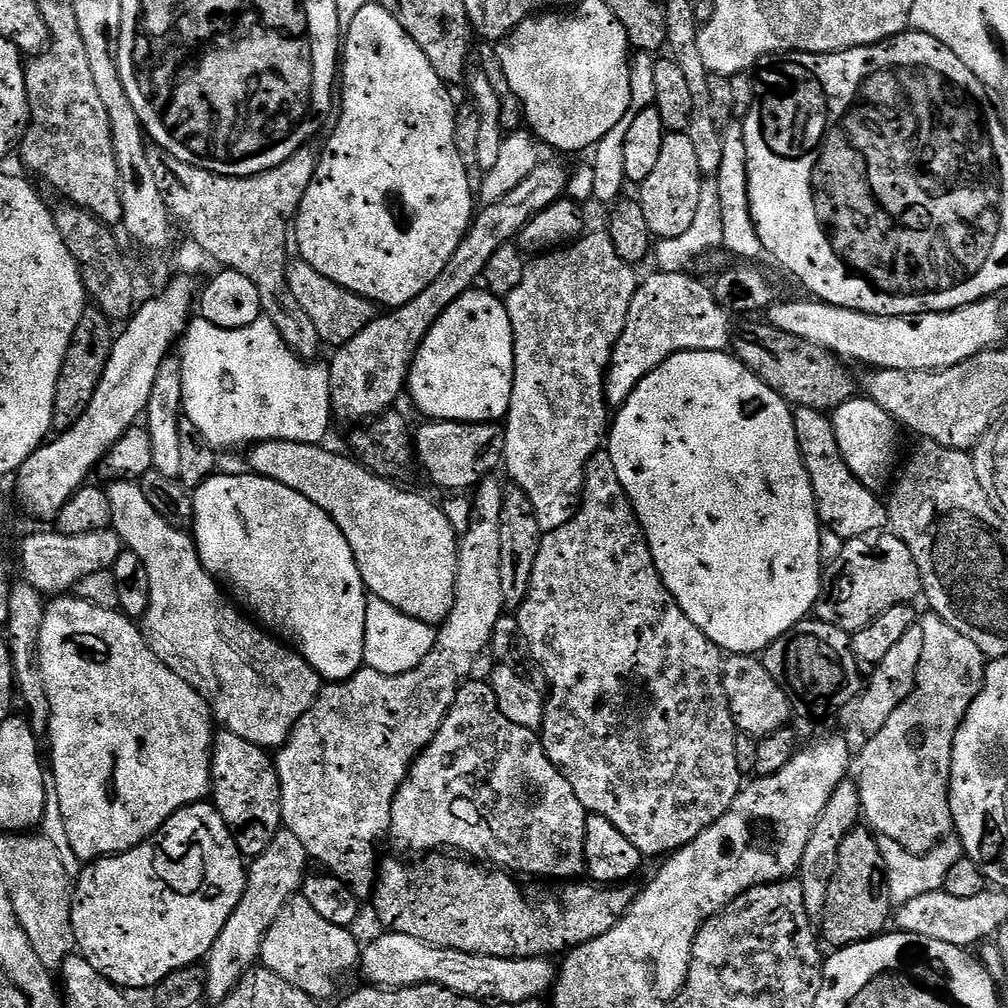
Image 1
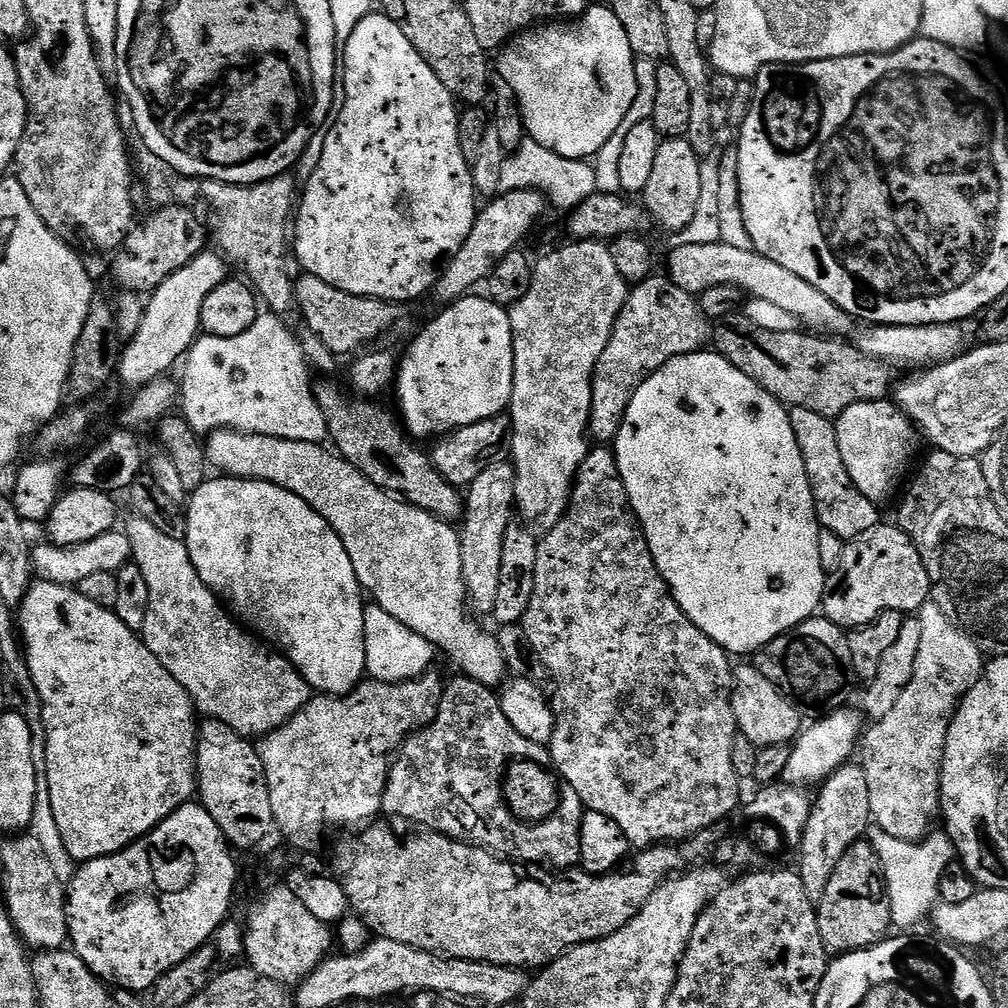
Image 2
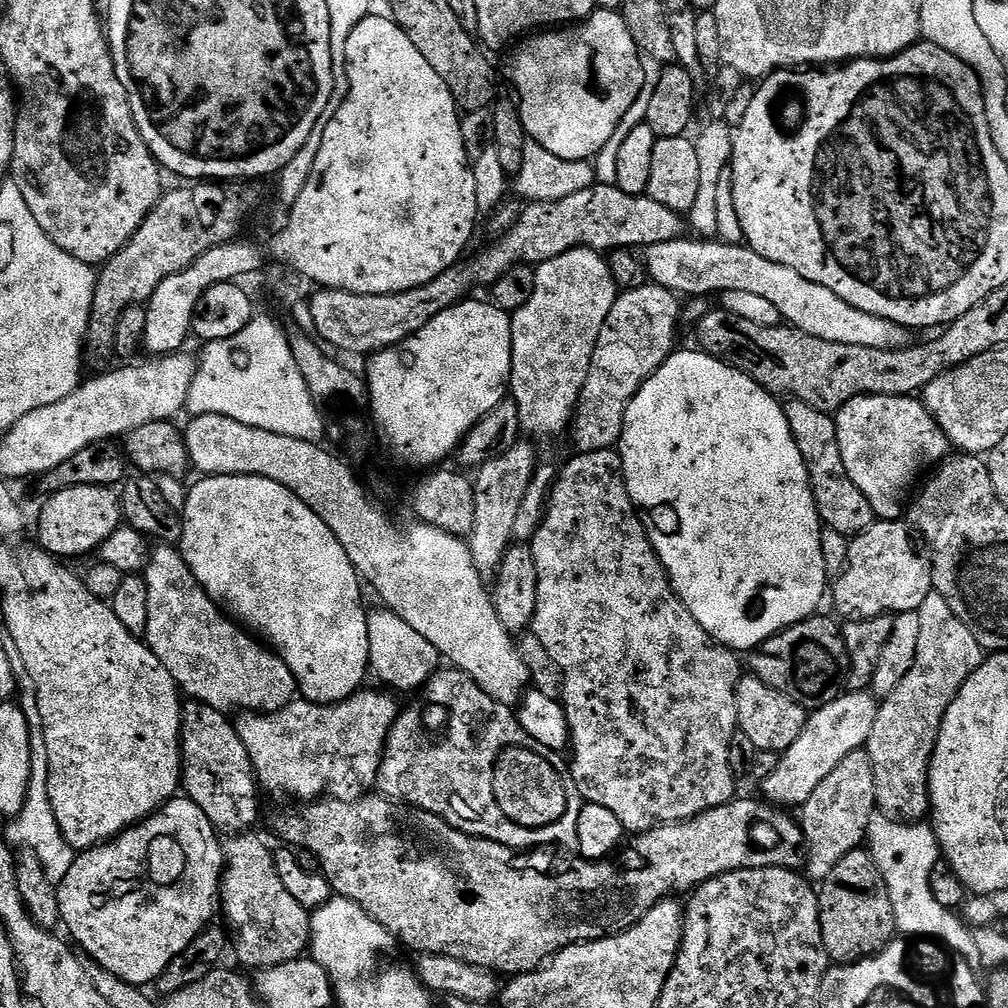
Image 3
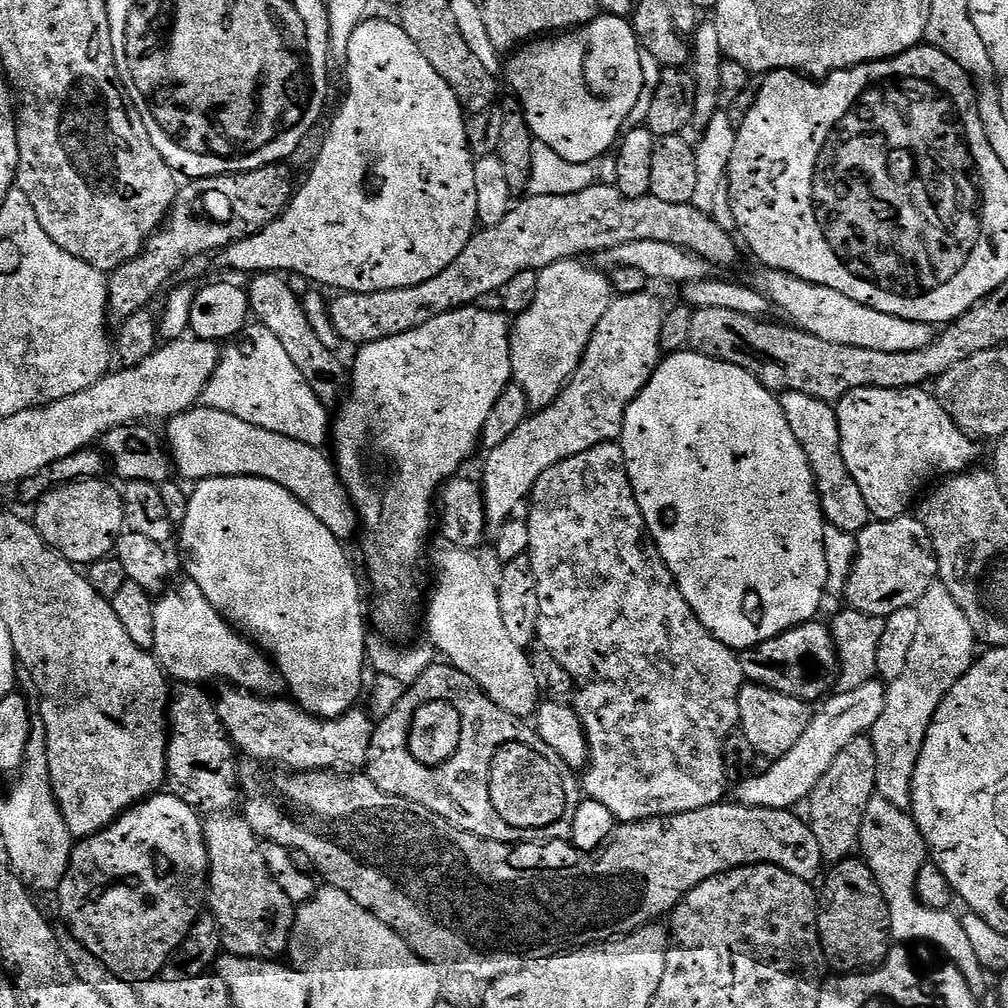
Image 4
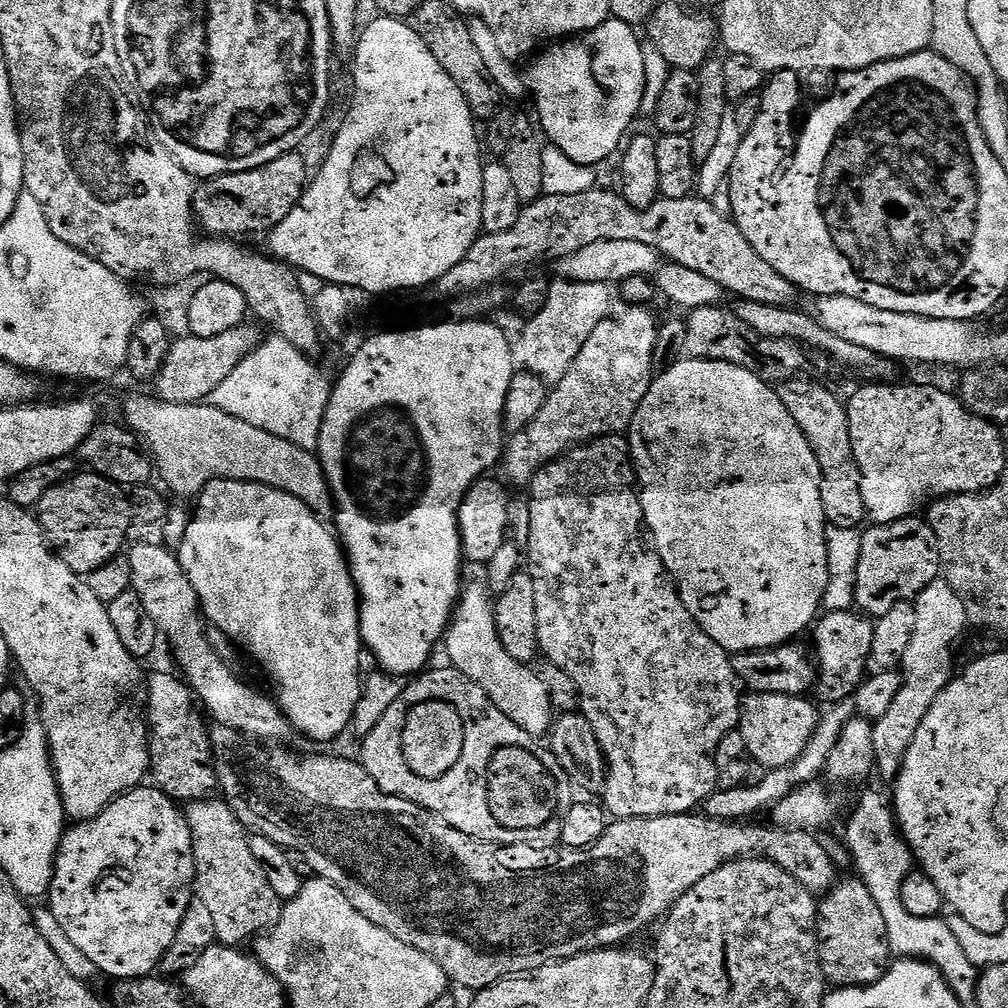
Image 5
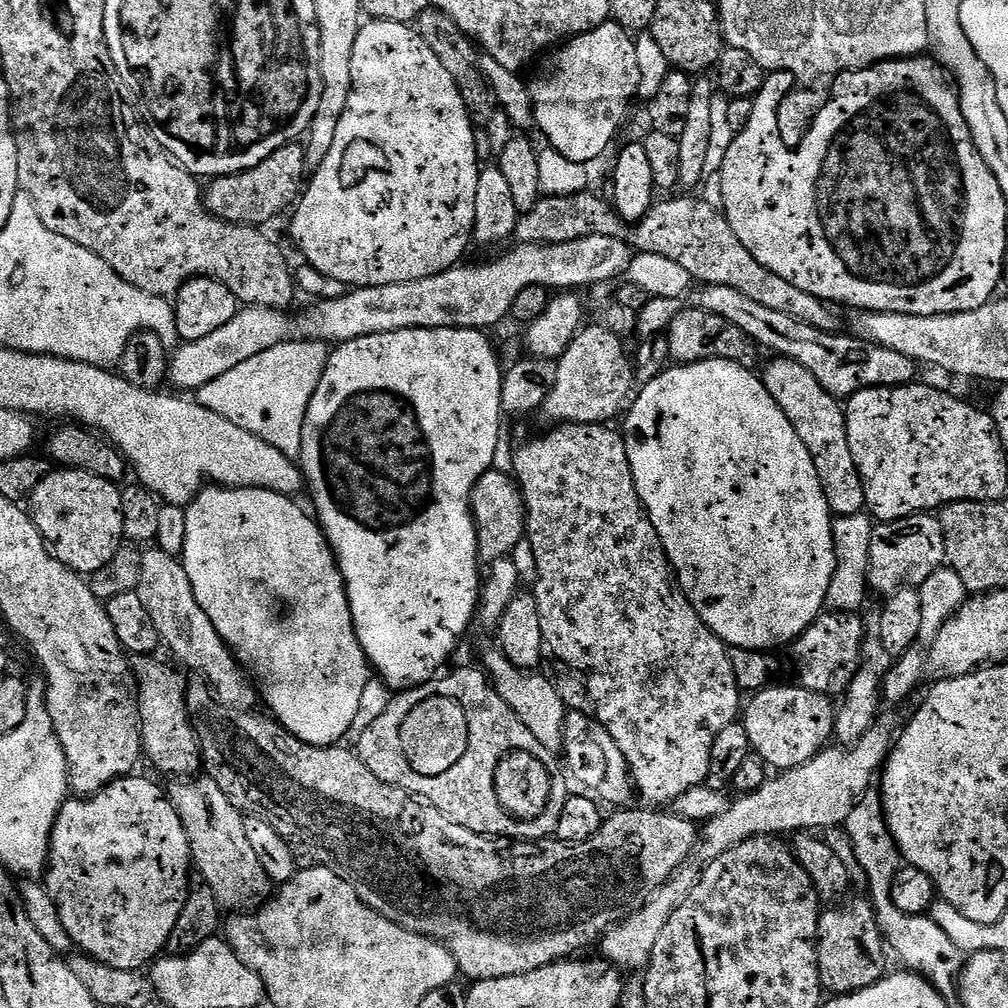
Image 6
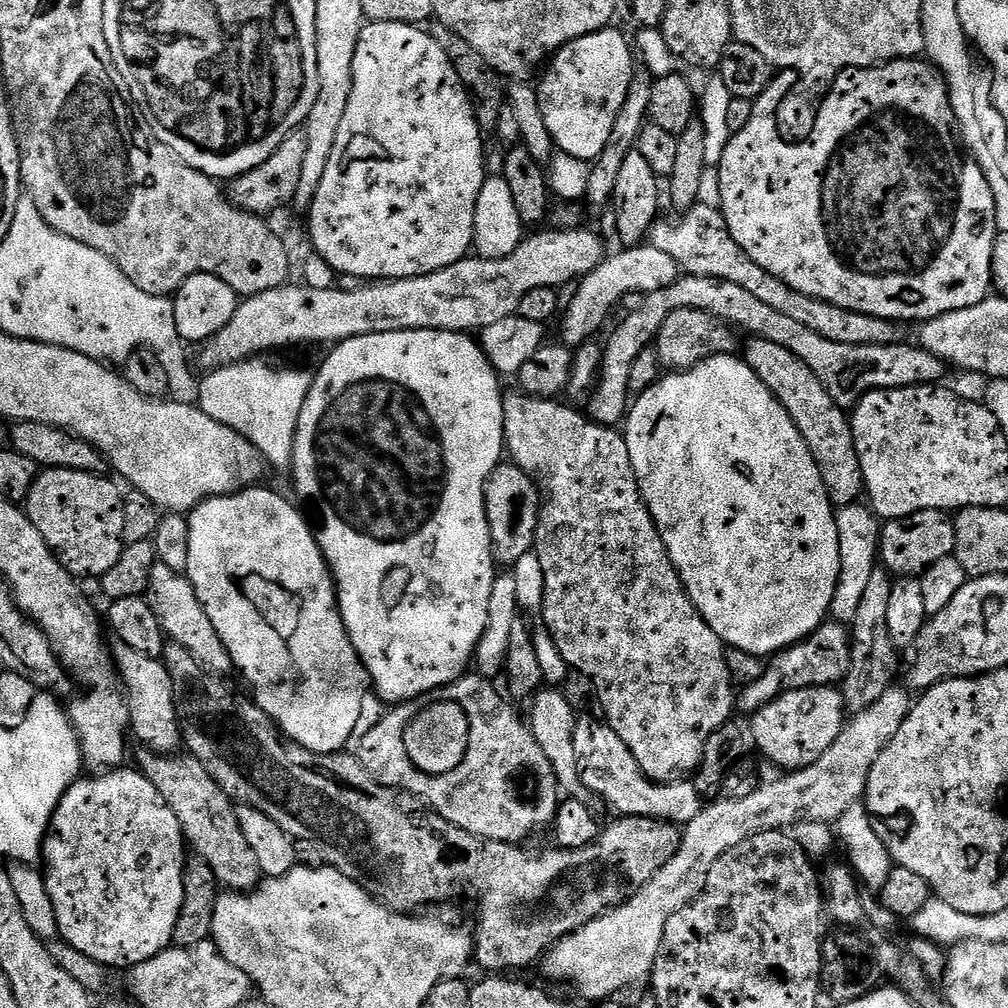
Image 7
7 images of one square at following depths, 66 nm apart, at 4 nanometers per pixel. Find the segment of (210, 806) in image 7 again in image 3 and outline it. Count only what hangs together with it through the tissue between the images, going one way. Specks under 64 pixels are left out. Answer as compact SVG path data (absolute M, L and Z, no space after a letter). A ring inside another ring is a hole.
M232 834L223 841L224 877L220 883L220 908L222 916L228 919L227 927L237 958L251 970L259 970L301 959L310 948L312 921L309 909L298 906L298 901L286 891L286 886L282 886L273 849L268 849L258 837L252 835L256 834Z

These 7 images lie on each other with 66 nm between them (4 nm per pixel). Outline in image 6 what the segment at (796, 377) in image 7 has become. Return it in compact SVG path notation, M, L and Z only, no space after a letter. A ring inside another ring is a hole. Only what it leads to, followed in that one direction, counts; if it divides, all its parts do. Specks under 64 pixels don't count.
M772 358L772 361L765 366L764 372L762 371L762 379L770 398L774 398L774 402L778 402L782 414L786 414L786 418L790 418L790 426L794 426L794 430L798 434L798 438L802 438L806 450L810 450L810 458L814 458L814 470L818 470L818 478L822 482L822 494L826 494L826 502L830 506L833 517L849 516L865 511L866 494L862 486L862 478L858 474L858 466L854 462L854 454L850 454L850 442L846 434L846 418L841 401L837 397L831 396L822 386L822 382L818 382L818 378L814 378L814 374L810 374L810 370L806 370L806 366L793 360Z

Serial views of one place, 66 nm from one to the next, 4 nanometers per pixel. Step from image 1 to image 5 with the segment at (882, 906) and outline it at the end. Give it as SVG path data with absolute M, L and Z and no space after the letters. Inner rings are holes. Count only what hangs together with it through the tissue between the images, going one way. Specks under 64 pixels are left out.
M859 876L837 879L836 885L823 893L816 909L816 941L822 974L833 989L862 988L880 979L886 968L884 959L890 956L886 918Z

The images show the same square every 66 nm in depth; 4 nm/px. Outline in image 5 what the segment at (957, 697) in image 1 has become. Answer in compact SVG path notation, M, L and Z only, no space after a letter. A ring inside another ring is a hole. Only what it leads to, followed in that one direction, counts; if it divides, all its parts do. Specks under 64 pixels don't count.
M946 578L930 582L916 595L914 601L918 619L914 625L914 638L910 638L910 646L904 655L902 665L902 690L898 690L898 698L890 705L890 710L882 714L872 725L874 730L874 754L876 755L875 771L880 772L884 782L895 781L900 773L902 762L906 758L906 750L910 750L910 742L914 742L914 734L918 734L918 726L922 726L922 718L926 718L930 706L934 706L934 698L946 690L952 681L956 664L956 643L970 628L968 611L964 600L954 586Z

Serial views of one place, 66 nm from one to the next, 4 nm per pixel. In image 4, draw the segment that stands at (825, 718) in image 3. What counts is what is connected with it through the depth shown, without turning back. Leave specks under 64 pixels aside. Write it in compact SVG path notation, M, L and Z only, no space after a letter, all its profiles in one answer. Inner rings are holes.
M875 679L866 682L866 686L858 686L858 690L829 695L813 711L810 726L806 726L806 734L798 738L790 754L771 761L765 775L746 776L735 785L735 803L747 808L789 810L795 809L795 804L803 805L818 786L818 782L822 782L826 770L834 766L834 758L838 758L838 754L842 754L842 750L846 750L846 746L850 746L854 738L871 733L874 722L878 722L882 710L886 710L887 693L887 687L879 679Z

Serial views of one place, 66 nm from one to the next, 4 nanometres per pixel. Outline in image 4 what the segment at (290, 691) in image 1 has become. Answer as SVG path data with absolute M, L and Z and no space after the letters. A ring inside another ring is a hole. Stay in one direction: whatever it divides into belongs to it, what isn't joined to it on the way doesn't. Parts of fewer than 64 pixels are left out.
M185 579L184 585L177 592L165 591L153 603L154 610L154 646L151 651L161 668L173 681L180 684L207 685L207 680L225 680L225 685L241 688L244 692L254 692L265 698L280 698L285 695L286 685L282 674L272 663L271 659L251 640L237 632L224 617L206 602L206 594L198 590L194 581Z

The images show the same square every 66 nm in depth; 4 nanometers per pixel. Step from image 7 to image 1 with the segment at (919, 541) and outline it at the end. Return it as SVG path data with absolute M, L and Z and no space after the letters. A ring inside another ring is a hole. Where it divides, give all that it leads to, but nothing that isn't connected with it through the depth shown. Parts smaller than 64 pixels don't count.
M891 531L872 532L868 536L859 536L845 543L842 558L834 565L836 577L823 585L820 597L816 599L815 619L826 622L830 626L838 626L846 633L854 633L865 628L871 620L877 620L886 610L899 604L912 604L915 596L921 595L920 571L914 562L914 554L906 546L906 542L892 535Z

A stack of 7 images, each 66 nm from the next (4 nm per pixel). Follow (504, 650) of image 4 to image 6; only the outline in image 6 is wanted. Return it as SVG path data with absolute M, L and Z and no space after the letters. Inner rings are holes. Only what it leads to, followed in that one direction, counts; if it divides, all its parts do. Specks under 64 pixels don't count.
M499 650L485 654L482 668L497 694L504 699L506 706L510 706L510 710L514 710L514 714L518 714L518 718L524 721L530 734L534 734L534 738L538 738L538 742L542 742L546 750L559 753L564 747L566 709L555 683L539 676L539 671L514 666L514 662L510 662L510 658L506 658Z

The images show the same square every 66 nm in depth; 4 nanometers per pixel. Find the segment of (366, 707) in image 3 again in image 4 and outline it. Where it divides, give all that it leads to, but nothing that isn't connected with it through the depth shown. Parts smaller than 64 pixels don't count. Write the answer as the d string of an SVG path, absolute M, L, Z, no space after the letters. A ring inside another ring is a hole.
M231 686L223 690L214 700L218 718L233 745L253 761L289 772L331 770L337 774L367 765L374 720L363 707L351 708L333 720L322 720L288 698L265 698Z

